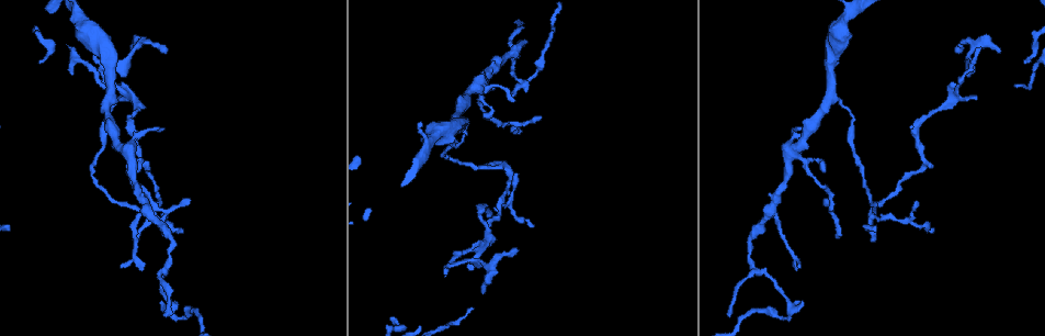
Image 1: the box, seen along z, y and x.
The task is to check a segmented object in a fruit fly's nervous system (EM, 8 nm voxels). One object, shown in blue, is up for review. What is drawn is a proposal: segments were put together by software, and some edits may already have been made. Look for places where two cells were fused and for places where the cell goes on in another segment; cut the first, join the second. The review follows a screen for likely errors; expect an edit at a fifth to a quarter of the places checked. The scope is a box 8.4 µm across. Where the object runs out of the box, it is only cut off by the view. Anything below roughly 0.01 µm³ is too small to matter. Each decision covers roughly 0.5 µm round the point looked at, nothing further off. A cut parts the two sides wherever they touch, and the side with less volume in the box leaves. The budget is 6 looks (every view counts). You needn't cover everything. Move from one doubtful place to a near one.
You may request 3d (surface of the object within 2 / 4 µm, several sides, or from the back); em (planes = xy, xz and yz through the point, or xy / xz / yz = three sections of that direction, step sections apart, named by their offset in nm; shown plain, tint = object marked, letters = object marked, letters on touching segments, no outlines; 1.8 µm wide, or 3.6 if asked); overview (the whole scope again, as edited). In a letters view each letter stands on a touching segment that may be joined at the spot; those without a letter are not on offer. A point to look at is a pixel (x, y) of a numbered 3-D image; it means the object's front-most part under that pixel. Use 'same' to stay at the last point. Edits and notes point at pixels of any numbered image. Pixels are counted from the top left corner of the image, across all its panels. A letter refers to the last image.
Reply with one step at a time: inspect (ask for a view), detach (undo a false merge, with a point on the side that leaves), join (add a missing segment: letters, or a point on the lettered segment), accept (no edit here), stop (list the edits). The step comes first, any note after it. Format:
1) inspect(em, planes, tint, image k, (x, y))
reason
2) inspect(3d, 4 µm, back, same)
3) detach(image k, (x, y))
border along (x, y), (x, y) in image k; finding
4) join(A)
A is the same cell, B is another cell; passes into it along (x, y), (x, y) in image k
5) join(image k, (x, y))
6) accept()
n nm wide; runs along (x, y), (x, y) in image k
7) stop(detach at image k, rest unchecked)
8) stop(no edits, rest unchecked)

inspect(em, planes, tint, image 1, (110, 96))
three-way junction

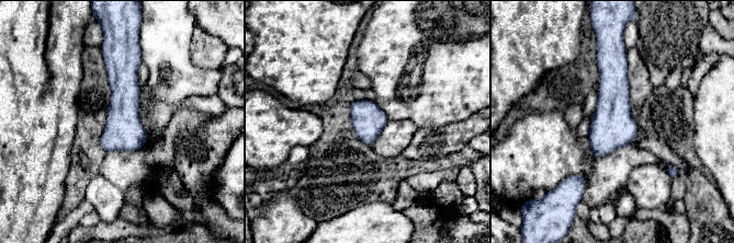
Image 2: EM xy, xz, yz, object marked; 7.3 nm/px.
inspect(em, planes, letters, same)

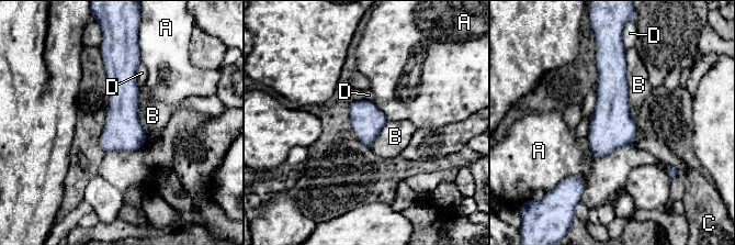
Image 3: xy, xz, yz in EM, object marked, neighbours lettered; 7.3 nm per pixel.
accept()
260 nm wide; A, B, C and D are other cells; border along (624, 52), (629, 113), (633, 121) in image 3; one cell here

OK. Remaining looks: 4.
inspect(em, planes, letters, image 1, (841, 23))
three-way junction

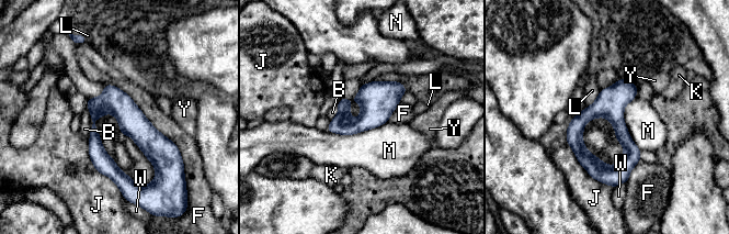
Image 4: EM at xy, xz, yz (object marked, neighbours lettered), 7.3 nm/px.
accept()
B, F, J, K, L, M, N, W and Y are other cells; one cell here

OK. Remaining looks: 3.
inspect(em, xy, step 4, tint, image 1, (444, 274))
an open end

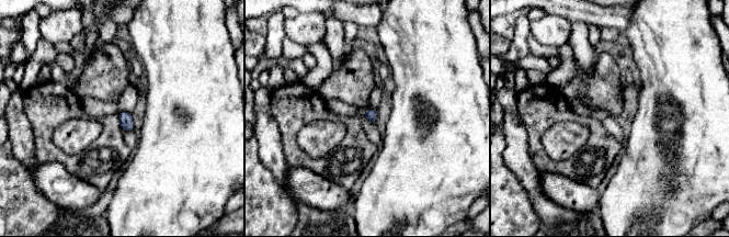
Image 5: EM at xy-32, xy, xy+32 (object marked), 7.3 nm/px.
inspect(em, planes, letters, same)
cut it another way

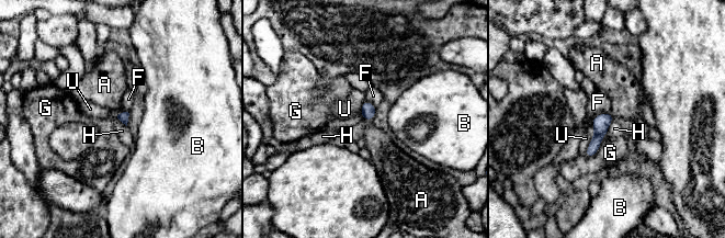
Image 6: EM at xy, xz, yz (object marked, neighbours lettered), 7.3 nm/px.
join(A)
70 nm wide; A is the same cell, B, F, G, H and U are other cells; passes into it along (367, 111), (367, 118), (382, 148) in image 6; it goes on there

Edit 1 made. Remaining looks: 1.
stop(join at image 6, rest unchecked)

